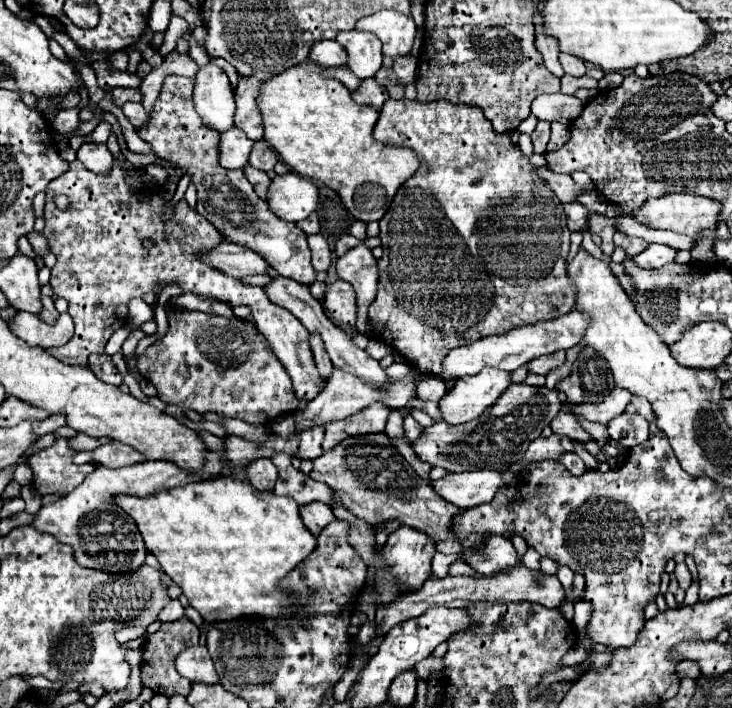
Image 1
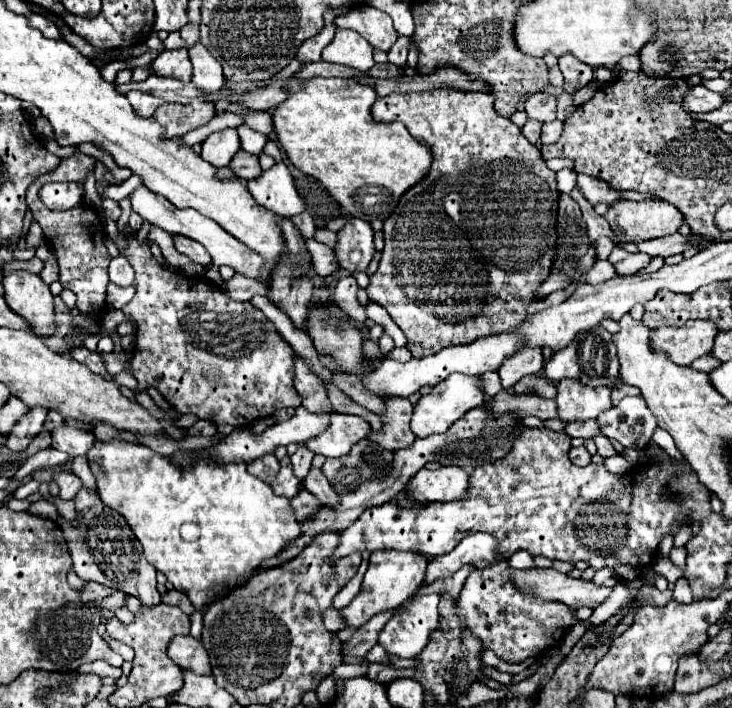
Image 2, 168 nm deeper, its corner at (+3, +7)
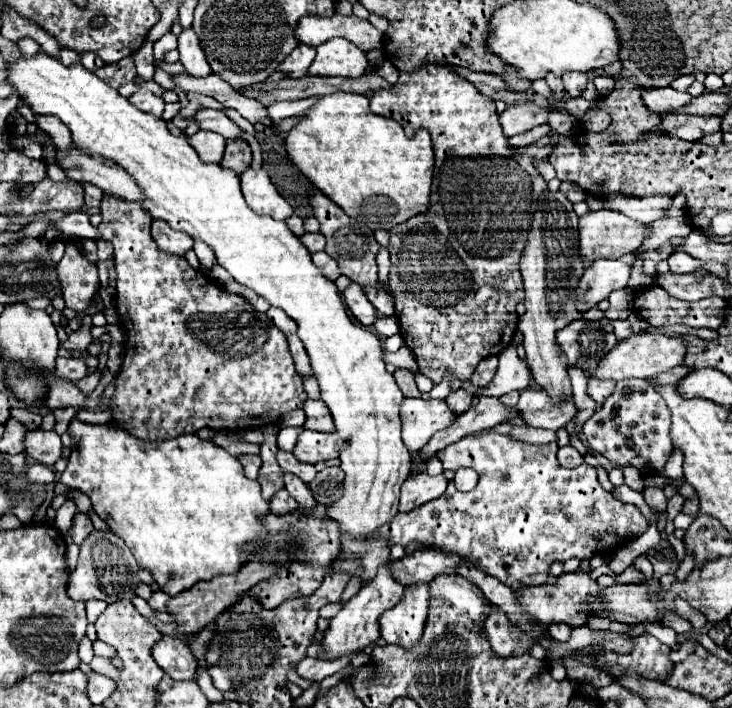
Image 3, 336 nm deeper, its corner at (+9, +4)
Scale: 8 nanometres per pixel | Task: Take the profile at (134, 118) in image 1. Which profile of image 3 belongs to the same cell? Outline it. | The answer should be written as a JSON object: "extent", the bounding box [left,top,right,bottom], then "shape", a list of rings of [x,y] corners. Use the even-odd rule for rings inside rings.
{"extent":[129,91,165,117],"shape":[[[137,91],[129,97],[129,103],[135,105],[139,111],[145,111],[145,113],[151,113],[155,117],[161,117],[163,115],[163,109],[165,109],[165,101],[149,91]]]}

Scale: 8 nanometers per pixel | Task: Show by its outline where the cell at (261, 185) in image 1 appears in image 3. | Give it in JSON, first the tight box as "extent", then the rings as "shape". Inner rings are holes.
{"extent":[221,141,251,175],"shape":[[[227,141],[227,149],[221,161],[223,169],[231,169],[237,175],[251,167],[251,149],[247,141]]]}

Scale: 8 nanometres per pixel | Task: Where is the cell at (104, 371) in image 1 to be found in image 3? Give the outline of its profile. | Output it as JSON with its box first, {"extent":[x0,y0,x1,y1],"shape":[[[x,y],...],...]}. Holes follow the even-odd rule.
{"extent":[55,357,89,381],"shape":[[[57,357],[57,365],[55,365],[55,373],[59,373],[59,377],[63,379],[71,379],[71,381],[79,381],[83,377],[89,375],[89,369],[85,365],[83,359],[73,359],[73,357]]]}

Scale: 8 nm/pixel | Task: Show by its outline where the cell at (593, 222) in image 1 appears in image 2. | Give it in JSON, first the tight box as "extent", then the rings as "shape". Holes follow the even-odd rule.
{"extent":[603,200,683,244],"shape":[[[621,200],[615,202],[603,218],[609,222],[615,236],[623,236],[619,238],[621,244],[675,234],[683,222],[683,214],[663,200]]]}

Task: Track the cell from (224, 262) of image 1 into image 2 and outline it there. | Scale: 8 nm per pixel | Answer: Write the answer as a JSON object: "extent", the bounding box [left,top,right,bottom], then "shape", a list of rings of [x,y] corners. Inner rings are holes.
{"extent":[173,236,211,266],"shape":[[[173,236],[173,244],[175,244],[175,248],[177,248],[179,254],[189,256],[191,260],[195,260],[195,262],[199,262],[203,266],[207,266],[211,262],[207,250],[201,244],[197,244],[195,240],[189,240],[185,236]]]}

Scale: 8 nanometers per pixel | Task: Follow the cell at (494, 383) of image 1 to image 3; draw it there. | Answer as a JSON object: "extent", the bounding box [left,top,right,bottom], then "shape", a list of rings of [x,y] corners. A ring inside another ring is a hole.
{"extent":[403,399,457,453],"shape":[[[403,399],[403,443],[411,453],[415,453],[423,449],[437,431],[447,429],[455,419],[457,413],[453,413],[445,399]]]}

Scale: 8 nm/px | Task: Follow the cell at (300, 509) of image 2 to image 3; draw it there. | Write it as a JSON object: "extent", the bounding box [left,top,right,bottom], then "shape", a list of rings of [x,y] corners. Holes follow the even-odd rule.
{"extent":[269,489,299,515],"shape":[[[285,489],[277,491],[277,493],[275,493],[275,499],[271,499],[269,505],[271,505],[271,511],[273,511],[275,515],[287,515],[287,513],[299,509],[299,503],[297,503]]]}

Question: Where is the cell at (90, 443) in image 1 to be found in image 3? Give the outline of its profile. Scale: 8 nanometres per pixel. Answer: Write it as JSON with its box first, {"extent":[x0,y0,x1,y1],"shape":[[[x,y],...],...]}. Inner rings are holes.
{"extent":[25,429,63,465],"shape":[[[35,429],[35,431],[27,433],[25,451],[35,461],[39,461],[43,465],[53,465],[63,453],[63,443],[55,431]]]}

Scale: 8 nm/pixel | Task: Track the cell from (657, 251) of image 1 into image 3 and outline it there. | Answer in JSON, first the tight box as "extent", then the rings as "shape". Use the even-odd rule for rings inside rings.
{"extent":[577,259,631,311],"shape":[[[597,259],[579,283],[579,303],[577,311],[587,311],[599,301],[607,299],[611,291],[625,289],[631,277],[631,265],[621,259]]]}

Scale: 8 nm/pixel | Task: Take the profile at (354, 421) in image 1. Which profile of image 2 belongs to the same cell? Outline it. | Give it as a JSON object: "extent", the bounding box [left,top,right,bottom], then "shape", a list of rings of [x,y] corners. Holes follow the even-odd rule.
{"extent":[305,412,371,458],"shape":[[[333,412],[333,420],[329,420],[329,428],[305,442],[305,446],[327,458],[341,458],[345,456],[353,444],[365,438],[371,432],[371,426],[353,414],[337,414]]]}

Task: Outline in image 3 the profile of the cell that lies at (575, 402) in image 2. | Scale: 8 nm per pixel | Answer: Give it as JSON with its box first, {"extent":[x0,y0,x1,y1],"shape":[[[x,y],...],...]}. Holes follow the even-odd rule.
{"extent":[517,387,579,431],"shape":[[[541,387],[523,389],[517,407],[523,411],[523,419],[529,423],[529,427],[543,427],[551,431],[559,431],[579,413],[571,397],[559,399],[559,403],[555,403],[545,389],[541,391]]]}

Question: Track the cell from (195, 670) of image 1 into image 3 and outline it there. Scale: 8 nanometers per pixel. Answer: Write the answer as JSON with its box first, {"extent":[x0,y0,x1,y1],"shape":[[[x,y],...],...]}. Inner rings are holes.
{"extent":[153,635,197,681],"shape":[[[165,635],[153,647],[153,659],[173,679],[181,681],[181,679],[193,679],[195,677],[197,659],[193,657],[191,649],[183,641],[179,641],[175,637]]]}

